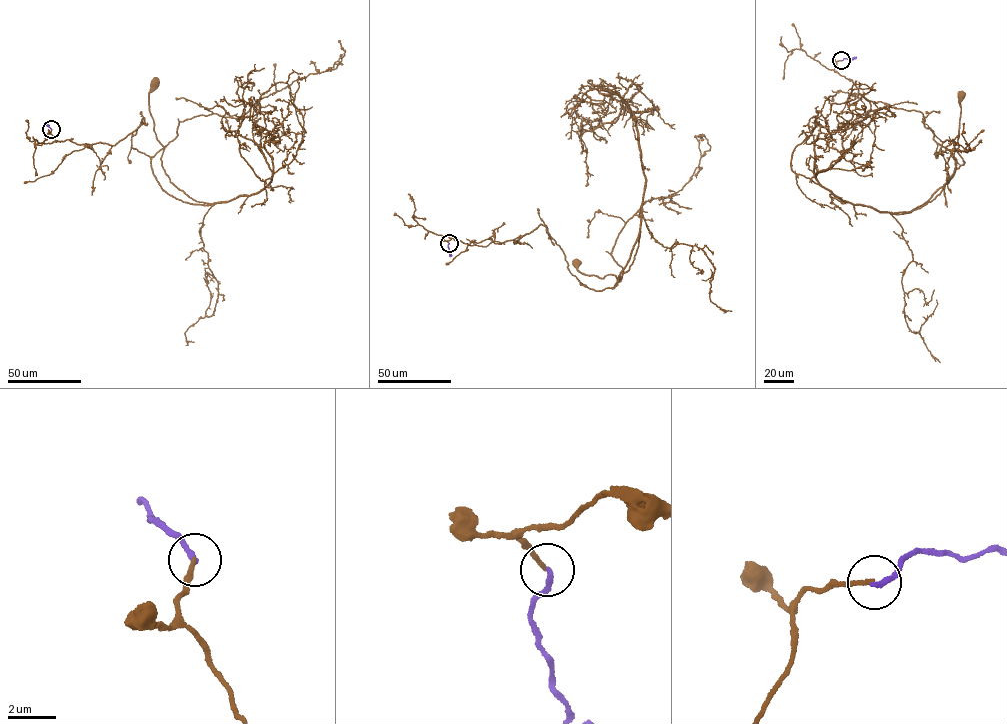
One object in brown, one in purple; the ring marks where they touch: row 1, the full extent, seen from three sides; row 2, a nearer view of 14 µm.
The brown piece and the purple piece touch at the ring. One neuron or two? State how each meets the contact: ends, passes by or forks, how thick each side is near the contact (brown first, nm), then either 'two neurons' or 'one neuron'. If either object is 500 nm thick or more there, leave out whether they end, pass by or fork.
brown ends; purple ends; calibres 160 and 240 nm; two neurons

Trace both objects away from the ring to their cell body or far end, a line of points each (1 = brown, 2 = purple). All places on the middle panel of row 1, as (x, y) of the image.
1: (448, 243), (501, 243), (542, 224), (571, 273), (601, 290), (617, 284), (641, 216), (617, 279), (574, 263)
2: (448, 243), (450, 256)

